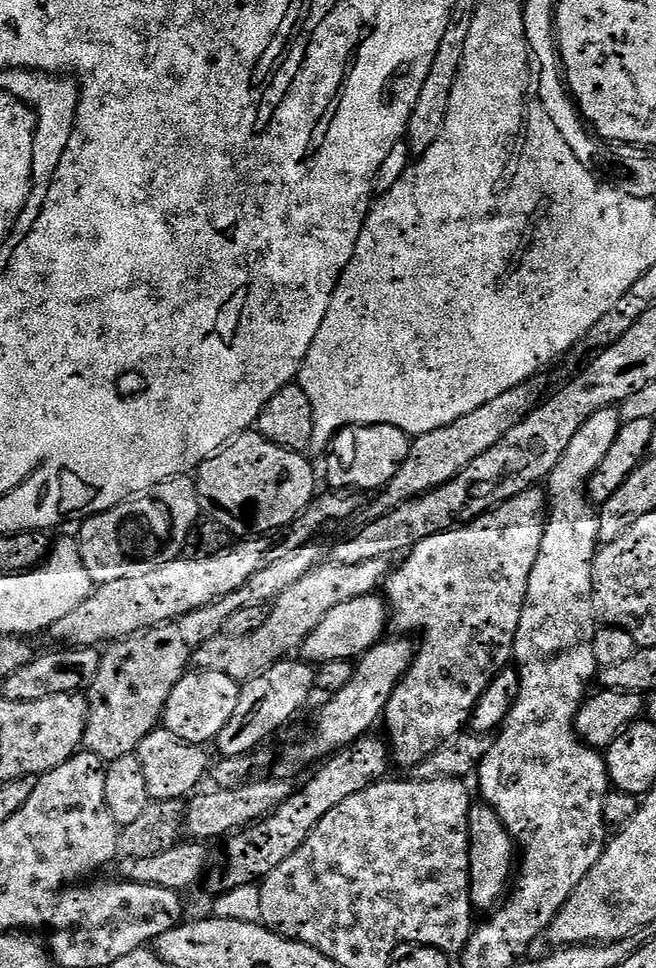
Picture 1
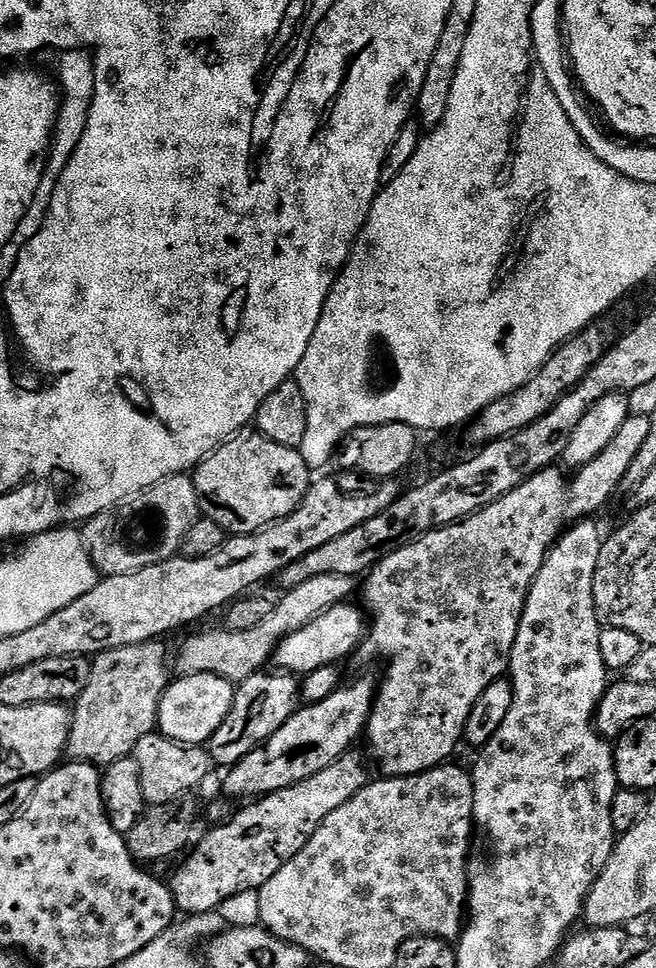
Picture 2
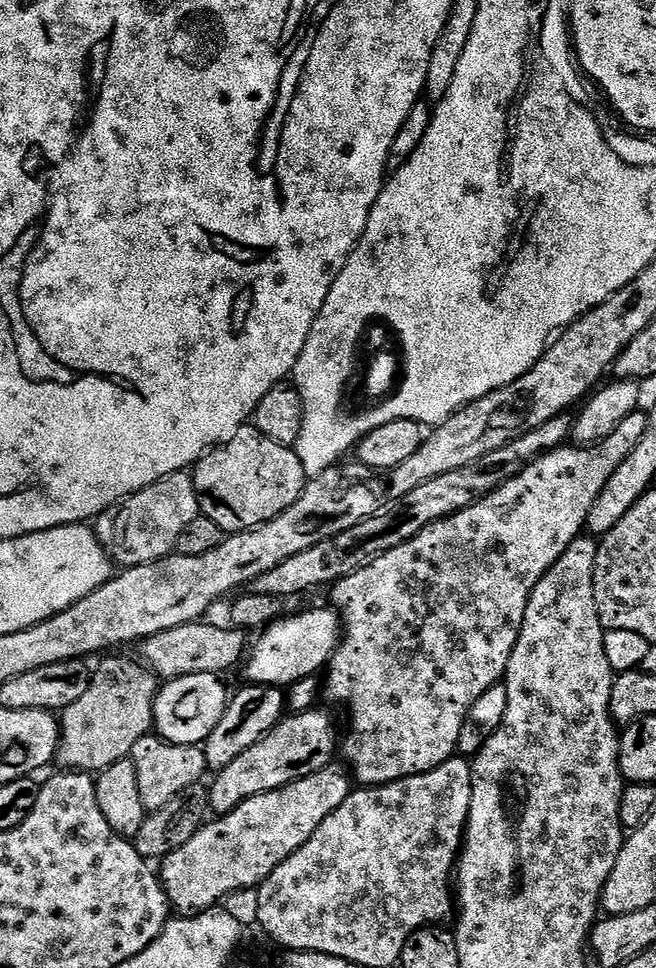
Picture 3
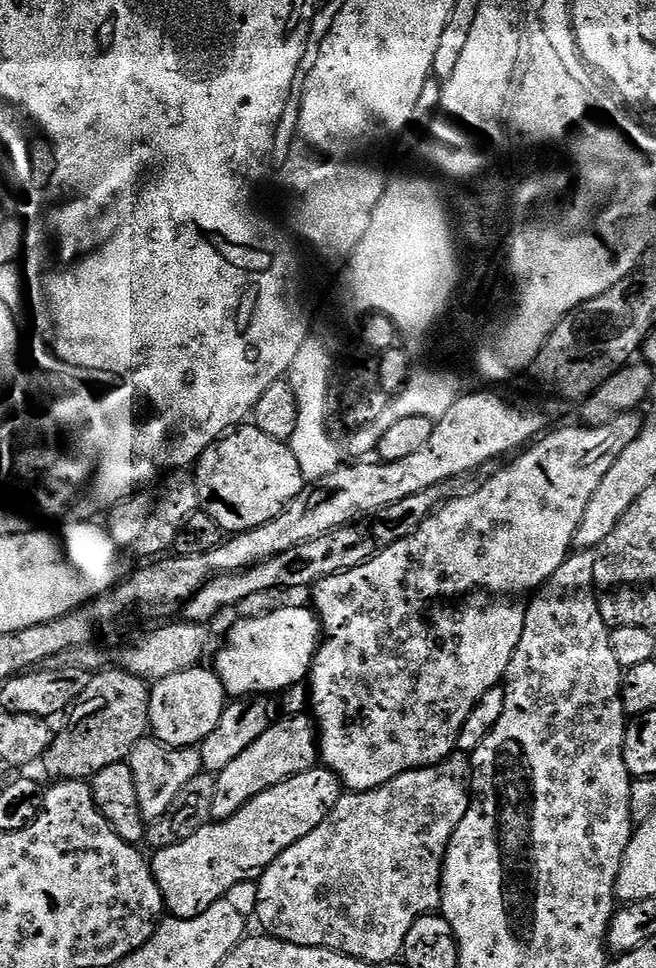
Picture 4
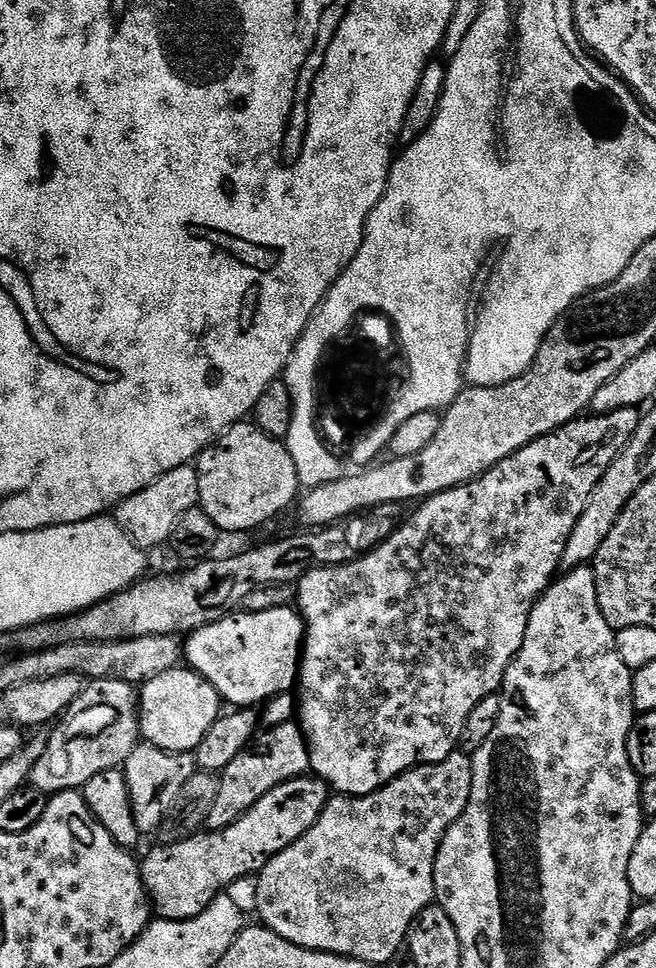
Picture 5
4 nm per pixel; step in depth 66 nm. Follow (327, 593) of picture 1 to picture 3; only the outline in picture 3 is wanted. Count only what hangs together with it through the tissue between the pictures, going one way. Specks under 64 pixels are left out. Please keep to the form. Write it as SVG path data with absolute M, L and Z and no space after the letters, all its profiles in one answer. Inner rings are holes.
M208 622L174 626L174 630L162 630L162 634L148 636L139 641L139 659L164 682L186 678L190 674L225 674L245 659L248 640L236 628L204 623Z

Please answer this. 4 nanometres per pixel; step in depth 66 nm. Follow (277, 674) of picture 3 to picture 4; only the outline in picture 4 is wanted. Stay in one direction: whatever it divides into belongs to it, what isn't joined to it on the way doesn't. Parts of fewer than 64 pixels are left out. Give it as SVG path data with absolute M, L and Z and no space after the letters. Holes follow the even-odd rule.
M277 606L271 612L249 615L249 620L240 620L228 632L228 641L215 653L216 677L224 683L224 691L232 698L251 698L261 694L283 694L288 688L307 681L308 673L312 670L312 663L320 649L322 629L320 619L316 617L311 607L283 608Z

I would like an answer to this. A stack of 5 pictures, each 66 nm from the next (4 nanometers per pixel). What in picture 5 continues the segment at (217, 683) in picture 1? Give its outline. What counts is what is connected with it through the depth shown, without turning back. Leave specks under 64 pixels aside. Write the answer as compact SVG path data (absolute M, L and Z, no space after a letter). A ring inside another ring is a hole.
M187 666L171 668L166 674L158 674L158 678L150 678L139 689L140 735L147 743L167 752L195 753L210 726L222 715L220 707L220 696L206 678Z

